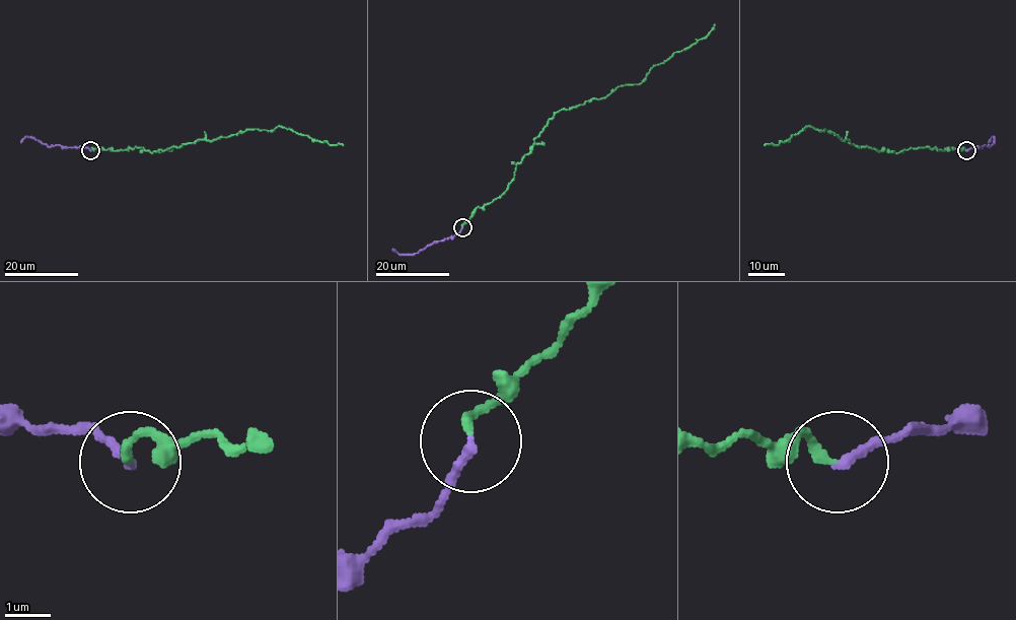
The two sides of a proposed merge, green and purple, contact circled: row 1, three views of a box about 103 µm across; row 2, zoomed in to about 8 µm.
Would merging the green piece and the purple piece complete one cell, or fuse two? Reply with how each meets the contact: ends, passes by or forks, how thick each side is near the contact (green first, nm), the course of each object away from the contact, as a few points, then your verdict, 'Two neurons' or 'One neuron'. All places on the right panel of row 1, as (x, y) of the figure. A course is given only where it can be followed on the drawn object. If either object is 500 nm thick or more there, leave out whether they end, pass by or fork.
At the ring green ends. At the ring purple ends. Thickness 200 nm (green) against 200 nm. Course of green: (966, 150), (924, 147), (897, 152), (860, 148), (825, 129), (818, 131), (806, 126), (786, 142), (764, 145). Course of purple: (966, 150), (985, 144), (990, 146), (994, 137), (988, 142). One neuron

